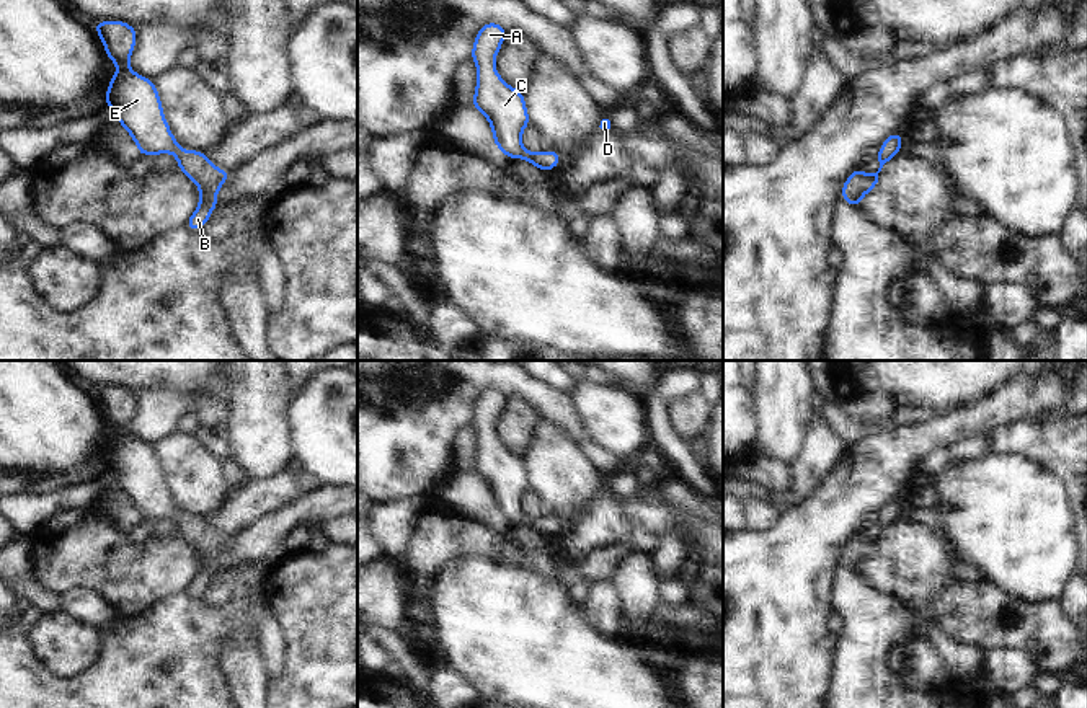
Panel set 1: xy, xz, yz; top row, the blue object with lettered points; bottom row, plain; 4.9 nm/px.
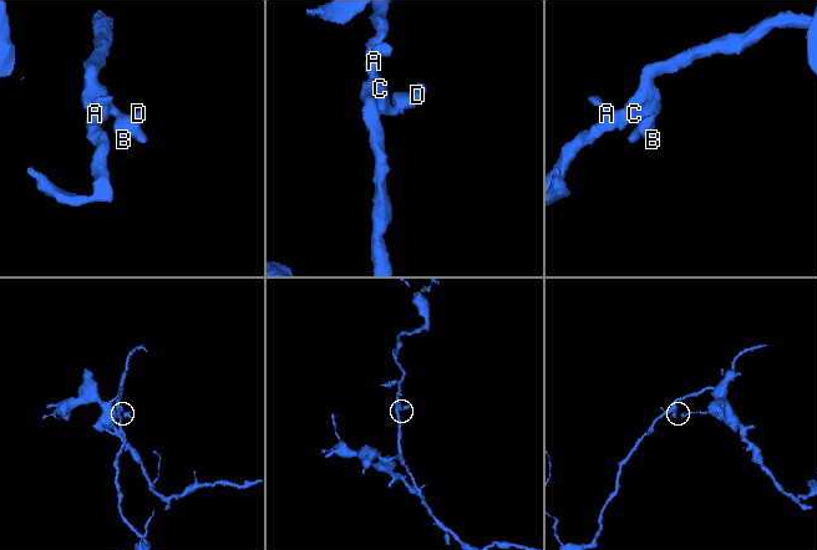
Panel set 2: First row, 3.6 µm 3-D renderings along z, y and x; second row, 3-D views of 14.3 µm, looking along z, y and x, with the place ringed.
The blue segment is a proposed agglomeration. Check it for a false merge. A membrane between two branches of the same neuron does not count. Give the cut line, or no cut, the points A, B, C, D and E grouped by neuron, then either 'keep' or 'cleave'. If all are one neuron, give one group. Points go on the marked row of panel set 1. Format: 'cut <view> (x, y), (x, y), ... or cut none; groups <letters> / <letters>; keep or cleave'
cut none; groups A B C D E; keep

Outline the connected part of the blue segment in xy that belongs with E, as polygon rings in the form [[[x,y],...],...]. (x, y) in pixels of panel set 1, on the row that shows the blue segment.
[[[98,21],[96,33],[104,46],[106,55],[118,67],[111,75],[109,88],[104,91],[106,104],[119,124],[139,145],[137,155],[171,153],[178,168],[199,188],[199,204],[188,219],[186,227],[197,230],[204,227],[217,207],[217,192],[230,176],[211,163],[204,152],[184,150],[178,145],[163,116],[163,106],[153,80],[140,77],[129,67],[137,41],[135,28],[124,21]]]

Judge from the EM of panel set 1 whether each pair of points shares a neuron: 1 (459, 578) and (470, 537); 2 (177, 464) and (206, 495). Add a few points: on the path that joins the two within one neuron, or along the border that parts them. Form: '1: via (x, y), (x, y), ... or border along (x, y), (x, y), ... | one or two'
1: border along (503, 560), (477, 553), (457, 553), (434, 576) | two
2: via (185, 472), (198, 486) | one

